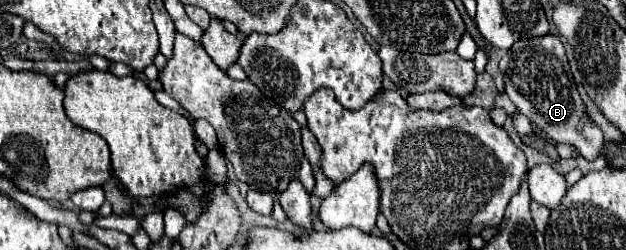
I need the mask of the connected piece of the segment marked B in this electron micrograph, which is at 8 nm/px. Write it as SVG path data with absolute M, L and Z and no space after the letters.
M543 35L537 39L521 39L517 41L509 53L499 63L503 75L505 75L505 93L507 97L517 105L519 113L527 115L529 121L539 127L551 141L555 143L567 143L579 149L579 153L585 159L595 159L603 151L603 131L593 123L593 119L587 115L587 109L579 97L577 85L573 81L573 75L569 71L569 63L565 57L565 47L555 35Z

